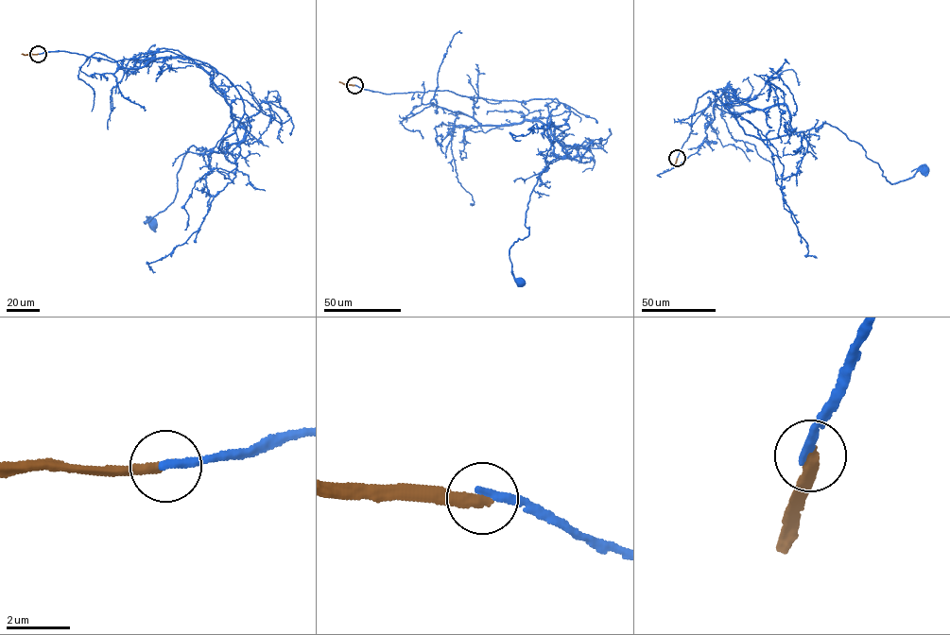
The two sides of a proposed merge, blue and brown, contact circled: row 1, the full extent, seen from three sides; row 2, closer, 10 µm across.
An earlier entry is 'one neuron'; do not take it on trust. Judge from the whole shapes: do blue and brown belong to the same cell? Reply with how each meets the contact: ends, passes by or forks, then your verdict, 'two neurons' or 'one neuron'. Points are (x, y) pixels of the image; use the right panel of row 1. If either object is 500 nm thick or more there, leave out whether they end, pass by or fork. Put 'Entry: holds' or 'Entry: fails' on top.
Entry: fails
blue ends; brown ends; two neurons

